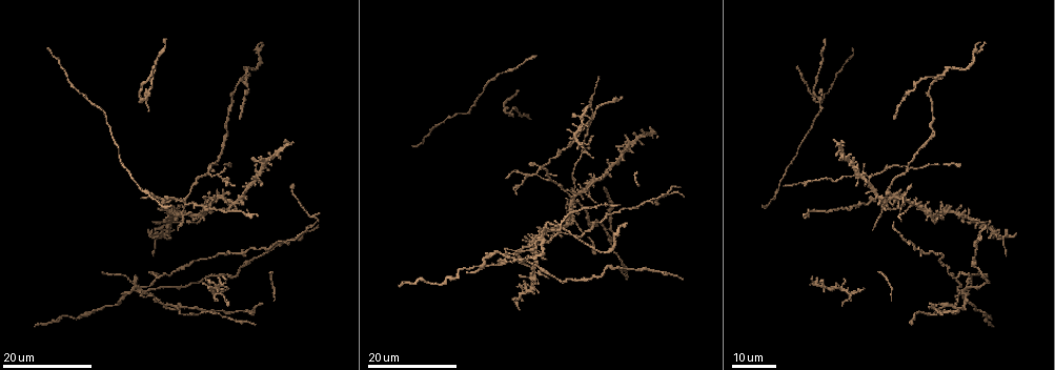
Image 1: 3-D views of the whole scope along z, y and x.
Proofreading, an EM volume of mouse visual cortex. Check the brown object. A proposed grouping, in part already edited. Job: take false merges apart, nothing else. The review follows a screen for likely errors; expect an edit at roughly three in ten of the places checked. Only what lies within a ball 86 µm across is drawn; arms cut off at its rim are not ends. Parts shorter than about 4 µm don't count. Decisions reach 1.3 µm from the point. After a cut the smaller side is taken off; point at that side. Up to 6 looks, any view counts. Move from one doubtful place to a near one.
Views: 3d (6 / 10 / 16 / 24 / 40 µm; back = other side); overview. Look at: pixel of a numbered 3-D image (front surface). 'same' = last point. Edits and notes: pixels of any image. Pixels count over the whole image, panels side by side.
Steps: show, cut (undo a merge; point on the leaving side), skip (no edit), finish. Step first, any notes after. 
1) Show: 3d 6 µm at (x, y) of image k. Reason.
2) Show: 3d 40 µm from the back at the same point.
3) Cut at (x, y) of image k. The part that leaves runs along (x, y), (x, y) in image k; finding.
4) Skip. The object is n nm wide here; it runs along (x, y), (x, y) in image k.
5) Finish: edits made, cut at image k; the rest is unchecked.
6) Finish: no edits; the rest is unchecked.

Show: 3d 16 µm at (906, 166) of image 1. Four or more arms meet.

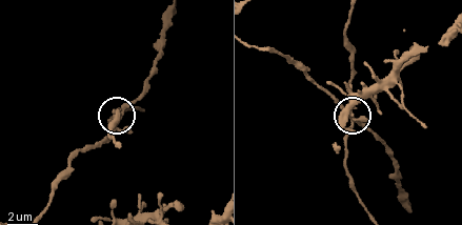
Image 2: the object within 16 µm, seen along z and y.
Show: 3d 6 µm at the same point.

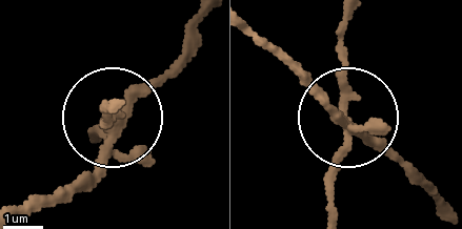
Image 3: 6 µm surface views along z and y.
Cut at (89, 181) of image 3. 5 arms meet here; the part that leaves runs along (112, 137), (102, 163), (21, 213) in image 3; two cells meet here.

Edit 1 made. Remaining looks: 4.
Show: overview.

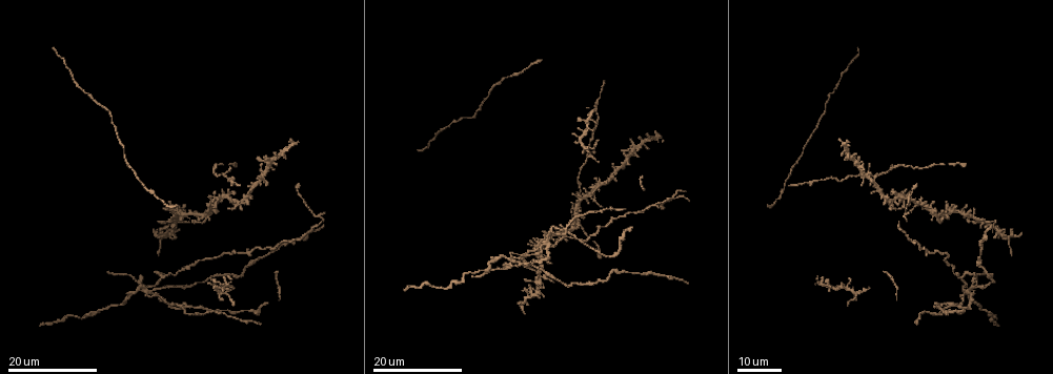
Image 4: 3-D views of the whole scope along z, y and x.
Show: 3d 24 µm at (138, 291) of image 4. Looks like a crossing.

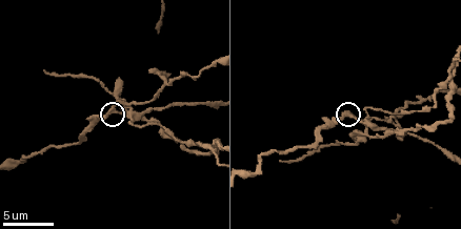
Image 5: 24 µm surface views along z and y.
Show: 3d 10 µm at (352, 114) of image 5.

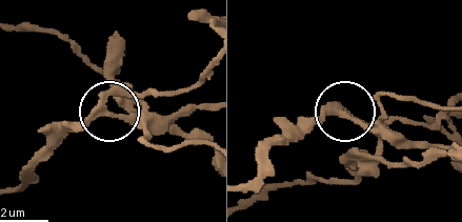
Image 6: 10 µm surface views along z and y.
Cut at (131, 116) of image 6. The part that leaves runs along (98, 114), (139, 122), (146, 140), (168, 150), (205, 144) in image 6; two cells meet here.

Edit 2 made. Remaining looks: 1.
Finish: edits made, cut at image 3, cut at image 6; the rest is unchecked.

